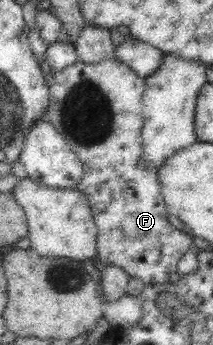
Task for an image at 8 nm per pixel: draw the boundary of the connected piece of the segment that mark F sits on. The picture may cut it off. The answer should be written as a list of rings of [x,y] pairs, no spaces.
[[[115,57],[96,64],[84,64],[77,60],[63,70],[53,71],[52,75],[54,84],[49,88],[47,117],[86,166],[77,189],[86,197],[99,230],[95,240],[95,255],[107,265],[122,268],[130,277],[142,279],[147,285],[168,281],[170,274],[177,272],[182,255],[194,249],[194,245],[189,233],[168,221],[170,215],[160,192],[155,168],[142,160],[144,111],[141,100],[144,80]]]

